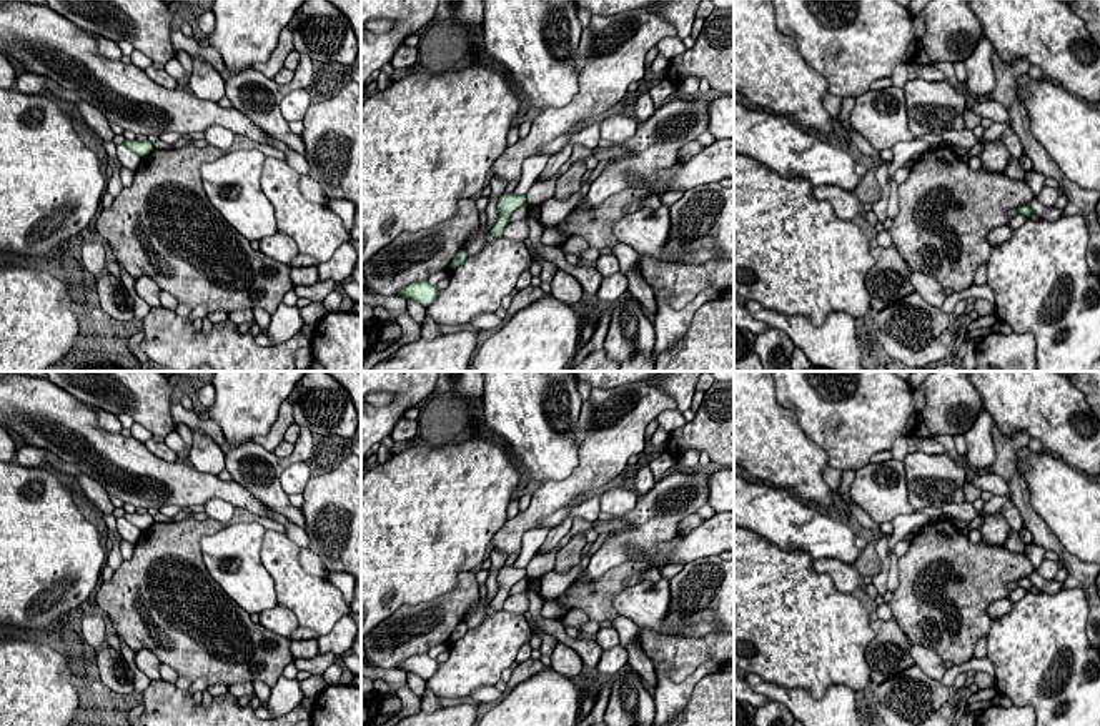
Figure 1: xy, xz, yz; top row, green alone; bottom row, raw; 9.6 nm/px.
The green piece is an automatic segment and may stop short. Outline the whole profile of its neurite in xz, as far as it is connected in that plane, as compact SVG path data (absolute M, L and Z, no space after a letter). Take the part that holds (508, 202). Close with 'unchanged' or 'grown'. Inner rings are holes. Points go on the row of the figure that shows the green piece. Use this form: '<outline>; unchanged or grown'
M503 193L498 200L499 218L496 220L489 233L496 238L501 238L504 235L504 228L509 223L511 213L523 205L526 205L526 195Z; unchanged

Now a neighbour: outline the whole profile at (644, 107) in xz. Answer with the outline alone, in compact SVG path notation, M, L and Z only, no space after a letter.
M649 93L639 95L632 110L634 110L637 123L647 122L654 113L654 102L651 95Z

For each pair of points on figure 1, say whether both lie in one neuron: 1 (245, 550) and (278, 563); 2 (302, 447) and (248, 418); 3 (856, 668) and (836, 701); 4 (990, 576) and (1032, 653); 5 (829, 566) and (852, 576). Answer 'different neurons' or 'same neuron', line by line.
1: different neurons
2: different neurons
3: different neurons
4: different neurons
5: same neuron

